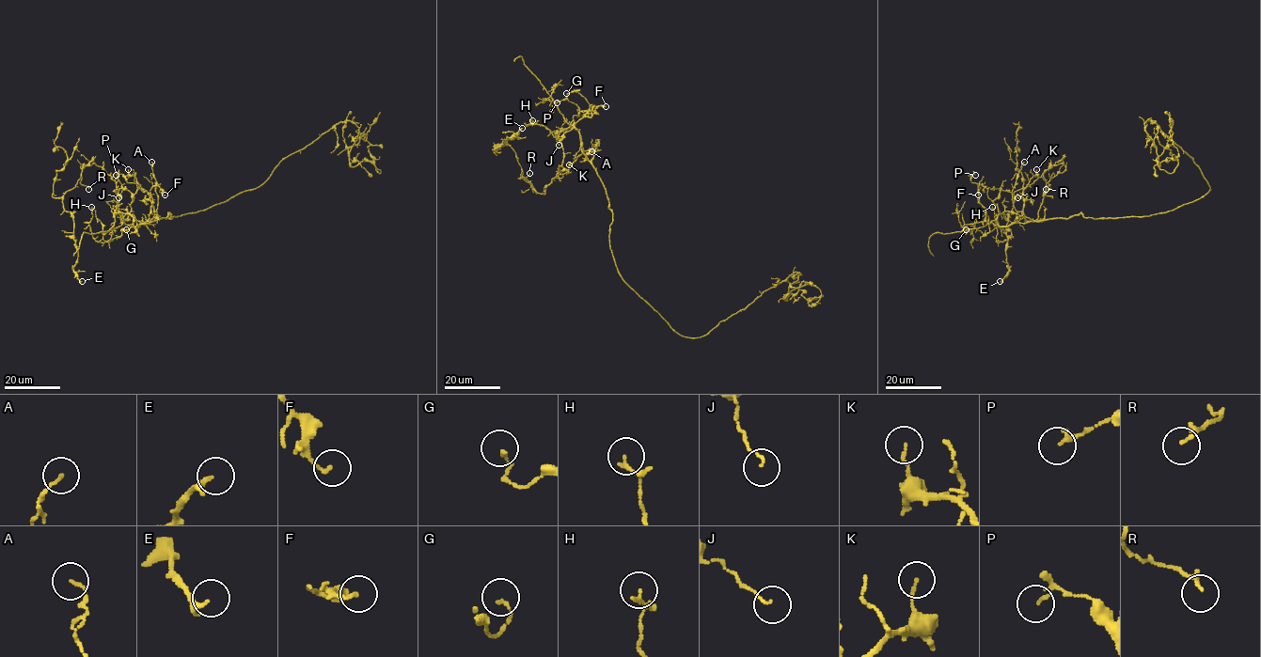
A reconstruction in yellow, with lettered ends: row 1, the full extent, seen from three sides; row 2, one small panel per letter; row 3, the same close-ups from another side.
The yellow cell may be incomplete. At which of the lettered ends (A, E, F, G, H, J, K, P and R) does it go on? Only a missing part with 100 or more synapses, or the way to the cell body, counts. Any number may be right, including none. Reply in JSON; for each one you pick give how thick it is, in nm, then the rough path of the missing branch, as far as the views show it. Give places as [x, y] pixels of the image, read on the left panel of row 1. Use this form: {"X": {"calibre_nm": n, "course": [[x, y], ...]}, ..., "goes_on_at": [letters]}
{"goes_on_at": []}

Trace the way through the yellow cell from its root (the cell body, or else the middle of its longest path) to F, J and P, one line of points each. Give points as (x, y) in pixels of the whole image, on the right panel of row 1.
F: (1114, 218), (1085, 218), (1079, 213), (1000, 226), (995, 220), (986, 222), (978, 186), (978, 195)
J: (1114, 218), (1085, 218), (1079, 213), (1000, 226), (993, 201), (1000, 188), (1017, 197)
P: (1114, 218), (1085, 218), (1079, 213), (1000, 226), (987, 189), (970, 180), (975, 175)

